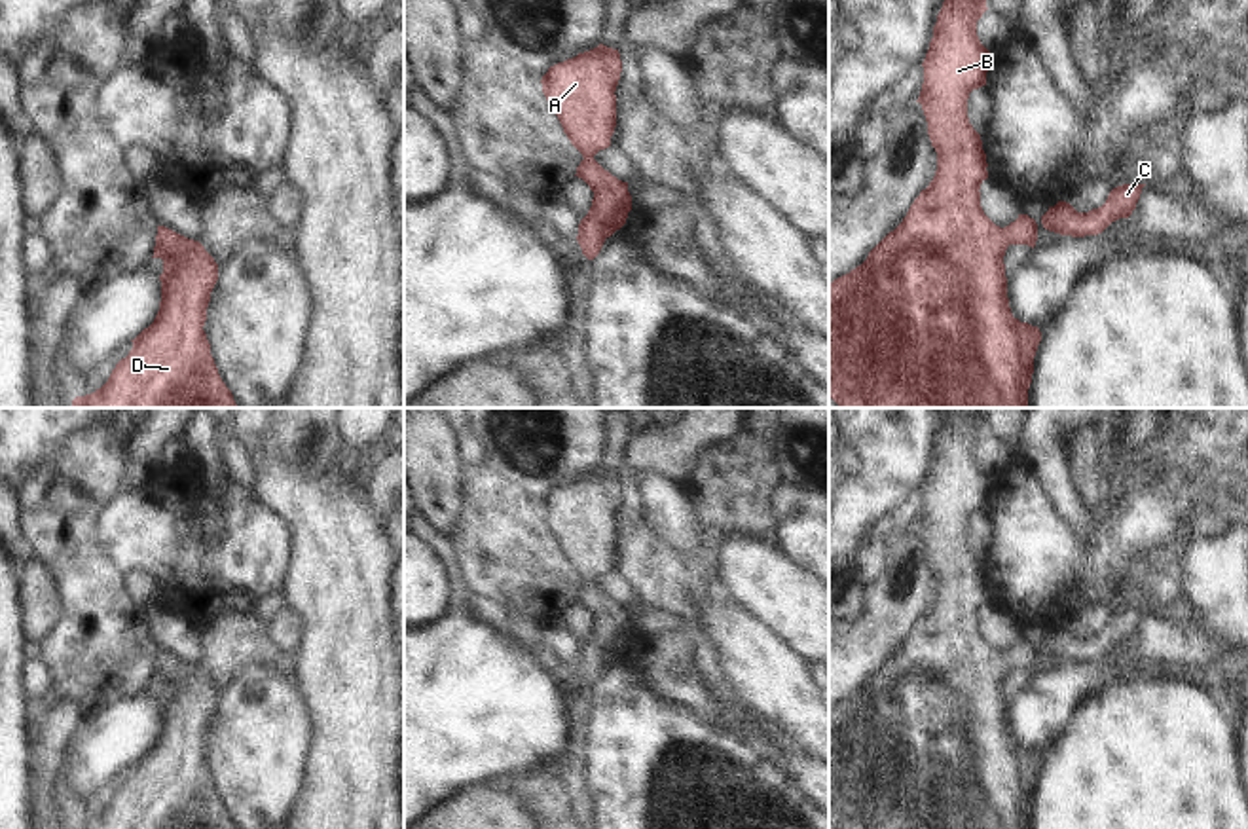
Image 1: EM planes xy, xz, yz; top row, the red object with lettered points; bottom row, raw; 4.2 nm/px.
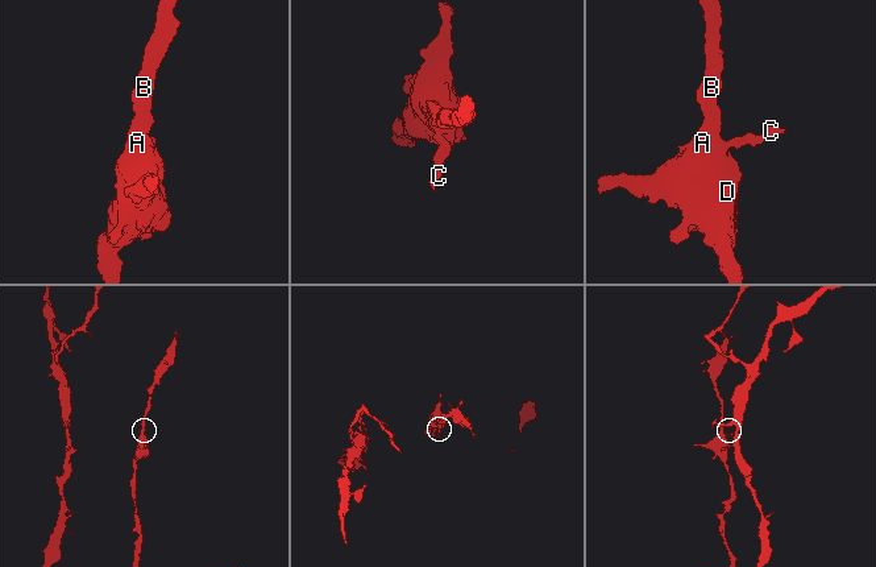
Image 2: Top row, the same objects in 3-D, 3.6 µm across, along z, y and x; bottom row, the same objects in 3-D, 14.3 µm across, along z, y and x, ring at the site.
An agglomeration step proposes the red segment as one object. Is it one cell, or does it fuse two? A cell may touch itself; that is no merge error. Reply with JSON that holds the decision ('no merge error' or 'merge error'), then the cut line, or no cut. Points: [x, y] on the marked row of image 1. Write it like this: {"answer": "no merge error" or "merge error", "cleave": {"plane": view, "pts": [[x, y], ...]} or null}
{"answer": "no merge error", "cleave": null}

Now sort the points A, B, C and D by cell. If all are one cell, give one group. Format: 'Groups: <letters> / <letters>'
Groups: A B C D

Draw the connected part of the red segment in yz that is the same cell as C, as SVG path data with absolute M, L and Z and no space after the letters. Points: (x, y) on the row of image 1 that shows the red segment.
M1123 184L1110 192L1106 203L1089 212L1077 212L1070 203L1058 201L1055 207L1041 216L1045 230L1085 237L1102 233L1111 222L1119 218L1129 218L1136 209L1142 188L1146 184Z

